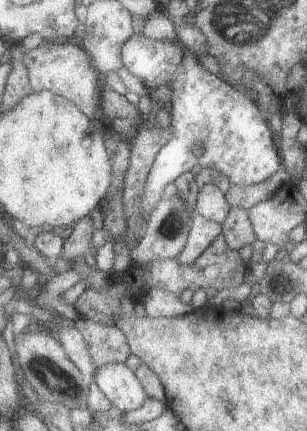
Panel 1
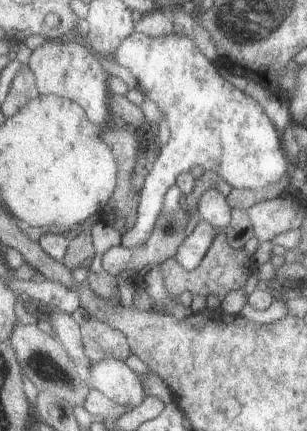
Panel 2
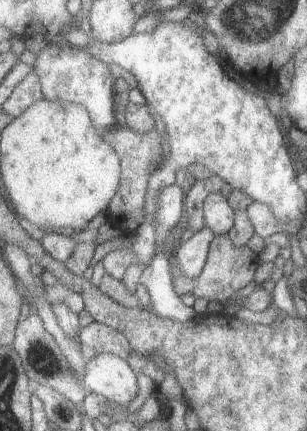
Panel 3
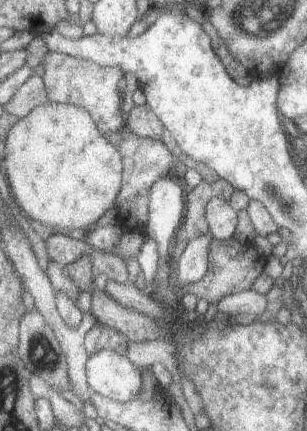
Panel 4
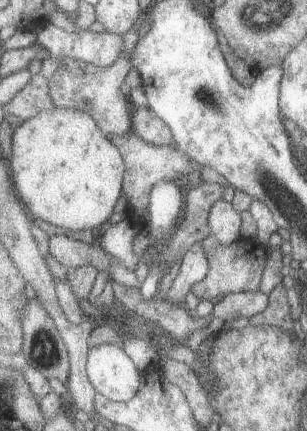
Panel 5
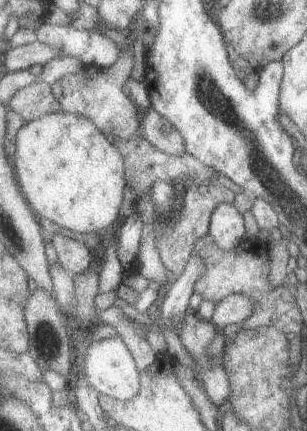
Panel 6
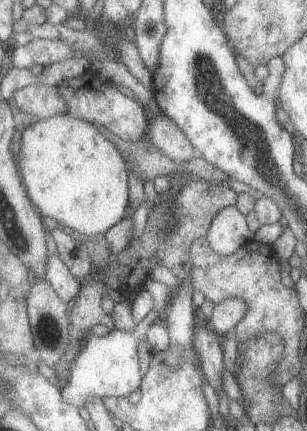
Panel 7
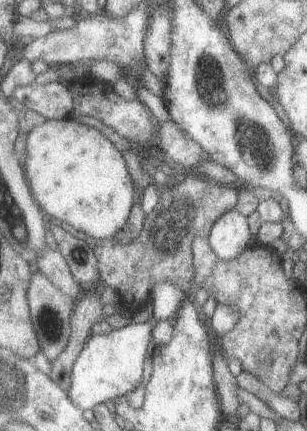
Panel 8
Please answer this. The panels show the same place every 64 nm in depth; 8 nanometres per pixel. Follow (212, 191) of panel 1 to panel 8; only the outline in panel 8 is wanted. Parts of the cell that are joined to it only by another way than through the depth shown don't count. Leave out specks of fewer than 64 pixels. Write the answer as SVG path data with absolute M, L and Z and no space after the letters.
M239 208L225 212L209 236L209 242L213 250L223 260L235 260L239 258L255 240L253 226L249 216L245 216Z

